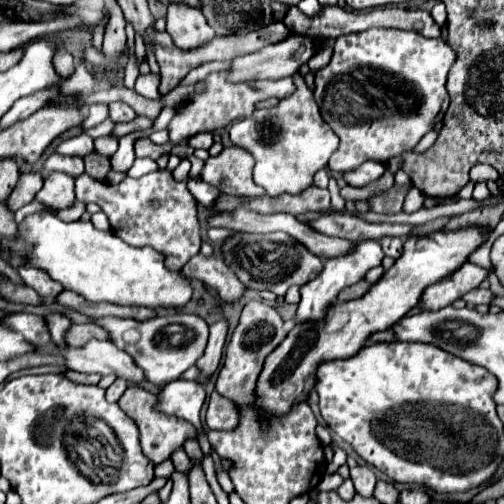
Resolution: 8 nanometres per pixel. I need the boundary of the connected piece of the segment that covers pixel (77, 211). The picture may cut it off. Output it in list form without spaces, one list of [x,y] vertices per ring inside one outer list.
[[[74,202],[70,208],[64,208],[64,210],[58,210],[58,216],[60,220],[78,220],[82,214],[86,212],[86,204],[84,202]]]

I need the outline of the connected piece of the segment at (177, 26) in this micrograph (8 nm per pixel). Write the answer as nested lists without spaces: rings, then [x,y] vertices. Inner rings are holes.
[[[184,2],[170,4],[166,18],[166,32],[182,50],[196,48],[214,36],[214,30],[208,26],[204,14],[198,8],[188,6]]]

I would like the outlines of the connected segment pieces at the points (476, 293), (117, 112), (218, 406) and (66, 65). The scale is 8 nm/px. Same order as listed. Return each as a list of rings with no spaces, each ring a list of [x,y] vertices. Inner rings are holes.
[[[474,288],[474,290],[470,290],[468,294],[462,296],[462,300],[466,304],[474,304],[474,306],[478,306],[478,304],[490,304],[492,298],[494,298],[494,294],[490,290],[484,290],[484,288]]]
[[[112,102],[110,104],[110,118],[114,122],[130,122],[134,118],[134,110],[124,102]]]
[[[212,392],[206,412],[206,424],[212,430],[234,430],[234,426],[238,424],[238,412],[230,400],[222,398],[218,392]]]
[[[58,51],[54,56],[53,64],[56,72],[63,78],[71,76],[75,71],[75,62],[73,56],[69,54],[62,54],[64,52]]]

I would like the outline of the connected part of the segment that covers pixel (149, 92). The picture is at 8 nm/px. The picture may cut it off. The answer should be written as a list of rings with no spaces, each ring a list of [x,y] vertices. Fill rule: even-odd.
[[[146,74],[146,76],[138,76],[136,80],[136,88],[134,88],[140,96],[150,98],[150,100],[160,100],[160,92],[158,92],[158,76],[156,74]]]

